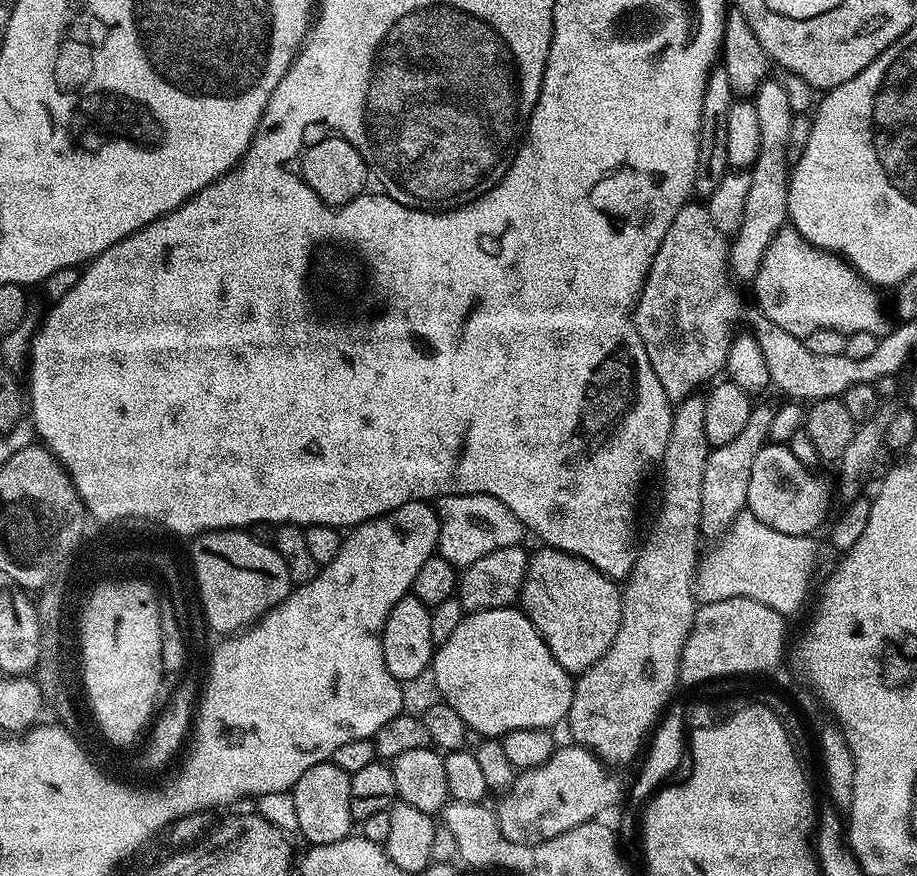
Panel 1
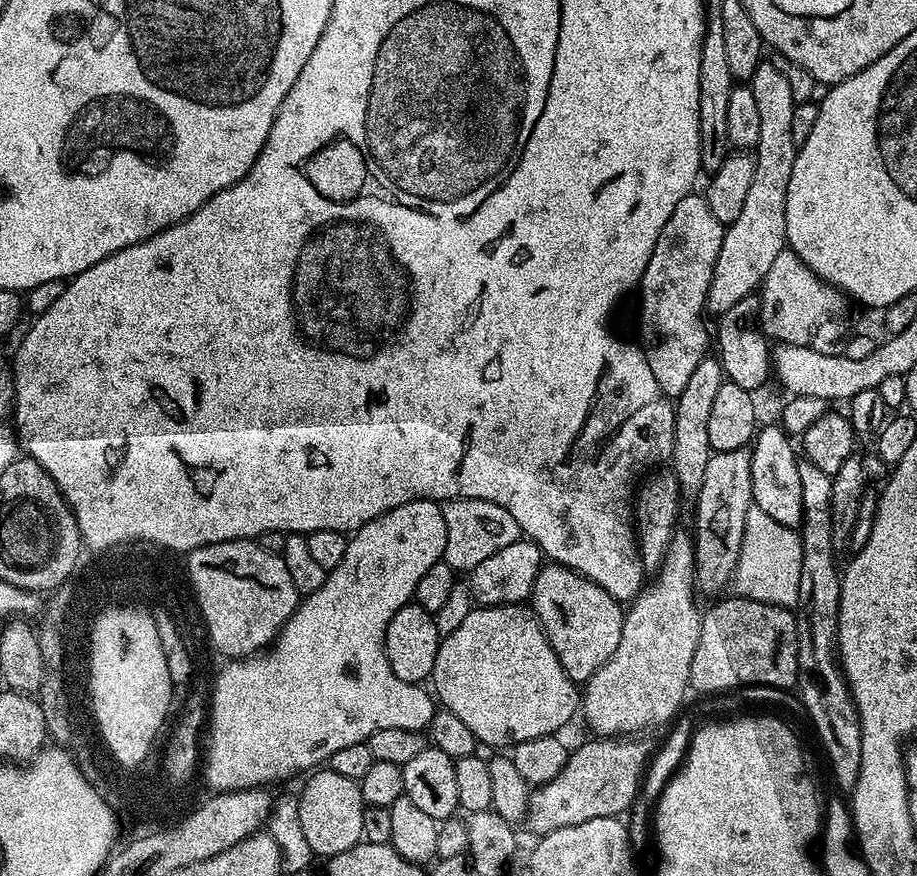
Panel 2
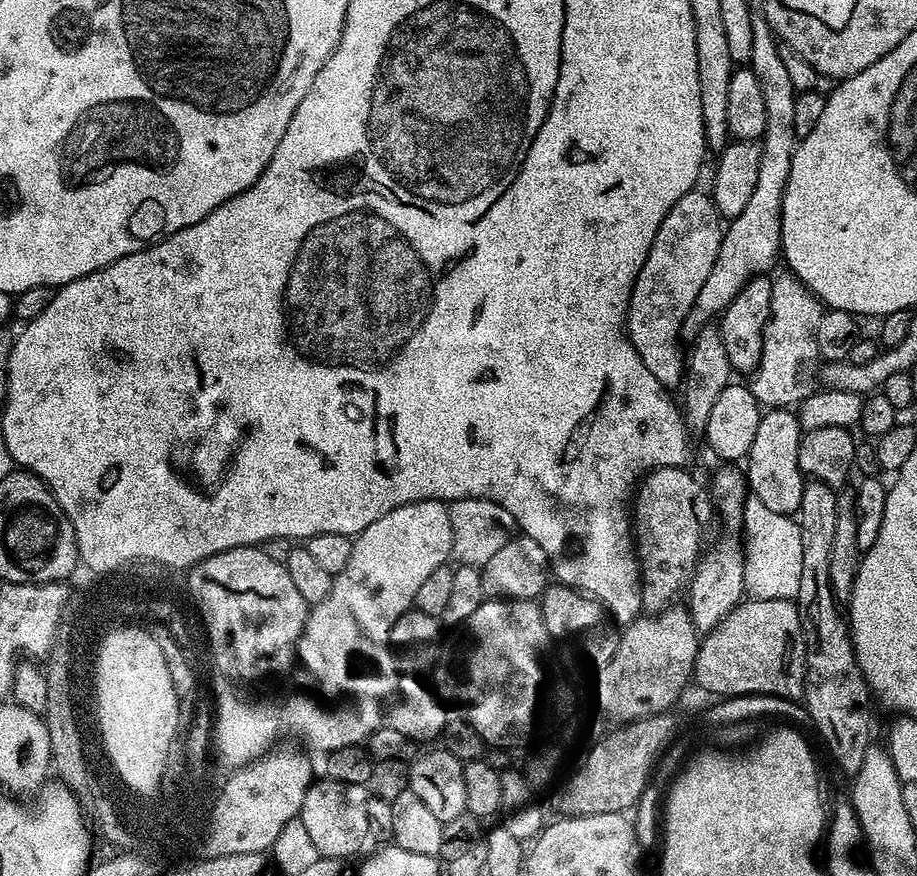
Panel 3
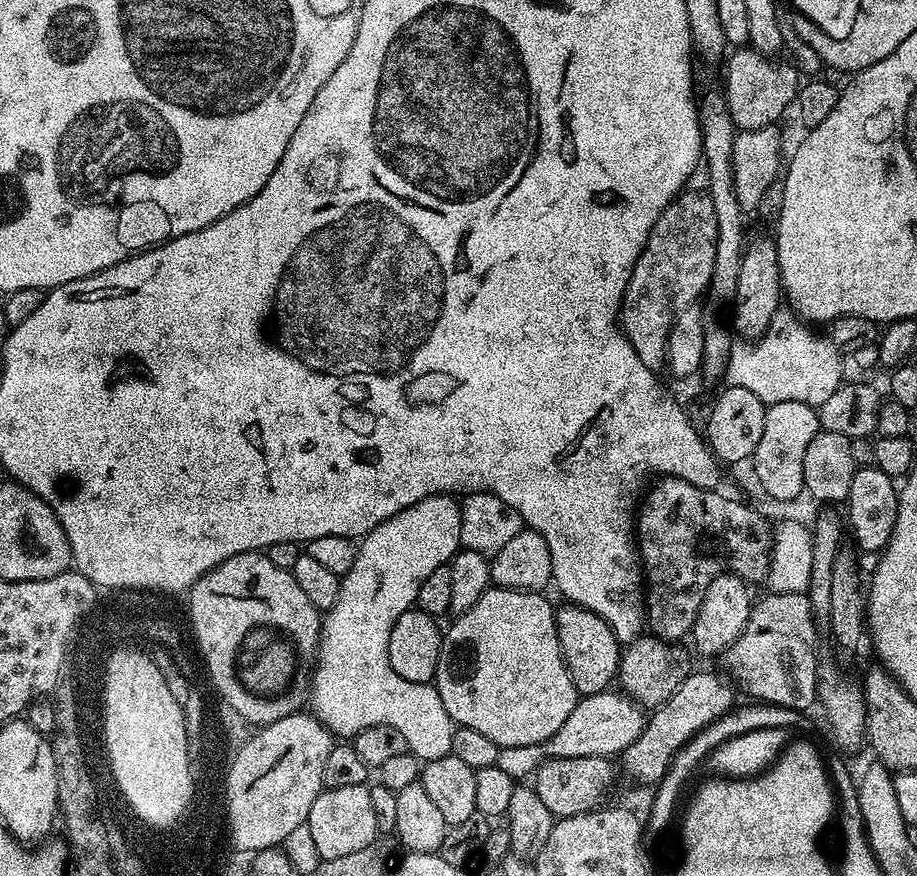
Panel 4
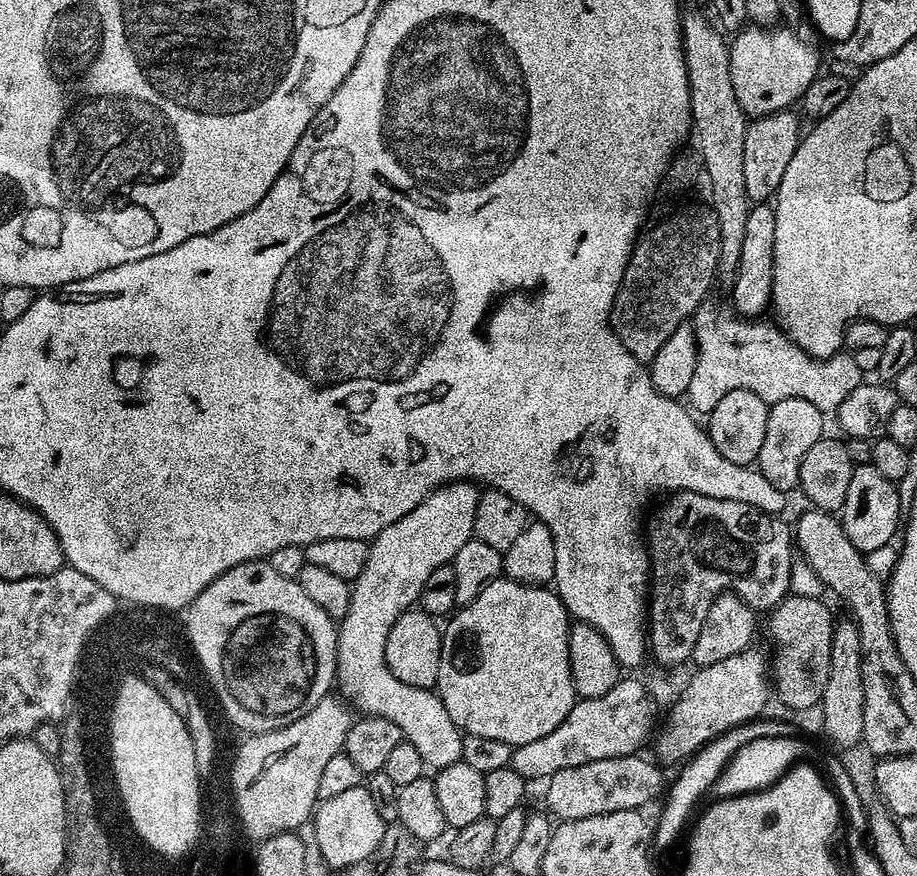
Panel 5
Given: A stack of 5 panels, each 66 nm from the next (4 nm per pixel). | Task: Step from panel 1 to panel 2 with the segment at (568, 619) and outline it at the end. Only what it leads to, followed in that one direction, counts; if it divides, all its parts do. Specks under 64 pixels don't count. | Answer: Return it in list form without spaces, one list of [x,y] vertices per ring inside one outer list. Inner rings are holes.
[[[555,562],[543,565],[534,582],[530,607],[536,619],[544,627],[550,646],[556,651],[562,670],[577,686],[588,683],[595,672],[618,650],[618,638],[622,638],[622,622],[625,609],[621,601],[602,590],[590,578]]]

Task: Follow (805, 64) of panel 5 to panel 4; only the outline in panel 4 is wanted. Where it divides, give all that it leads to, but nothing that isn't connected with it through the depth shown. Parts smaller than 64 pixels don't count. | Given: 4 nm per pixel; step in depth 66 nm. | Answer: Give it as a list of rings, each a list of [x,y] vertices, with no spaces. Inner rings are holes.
[[[740,46],[735,49],[736,52],[727,57],[724,68],[724,101],[730,110],[730,116],[735,127],[741,132],[746,130],[762,130],[763,128],[773,127],[777,123],[776,119],[787,110],[788,104],[793,103],[794,94],[800,91],[802,76],[796,73],[796,68],[792,64],[783,64],[780,58],[763,56],[751,46]]]

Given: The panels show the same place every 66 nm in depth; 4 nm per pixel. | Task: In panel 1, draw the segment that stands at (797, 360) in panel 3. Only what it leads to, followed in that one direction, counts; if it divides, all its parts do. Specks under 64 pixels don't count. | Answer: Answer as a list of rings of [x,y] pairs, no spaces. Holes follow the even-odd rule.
[[[791,226],[781,228],[770,242],[758,266],[754,285],[758,295],[772,296],[767,311],[774,326],[782,326],[782,330],[801,338],[823,328],[833,328],[845,334],[884,334],[890,328],[884,308],[876,297],[877,289],[863,280],[847,260],[823,248],[815,248]]]

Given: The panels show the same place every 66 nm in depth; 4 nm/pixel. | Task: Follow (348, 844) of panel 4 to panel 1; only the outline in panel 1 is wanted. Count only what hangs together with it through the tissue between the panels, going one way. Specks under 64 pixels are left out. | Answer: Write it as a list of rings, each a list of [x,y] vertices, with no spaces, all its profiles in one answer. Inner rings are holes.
[[[331,762],[310,766],[290,791],[294,810],[298,813],[299,835],[305,836],[309,845],[330,844],[353,835],[352,776],[349,772],[338,770],[338,766]]]

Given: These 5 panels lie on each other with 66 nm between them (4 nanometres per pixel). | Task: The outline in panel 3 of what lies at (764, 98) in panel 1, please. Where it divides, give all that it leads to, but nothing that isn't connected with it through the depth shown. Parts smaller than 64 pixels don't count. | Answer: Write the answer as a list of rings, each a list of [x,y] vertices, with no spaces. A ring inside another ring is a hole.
[[[753,11],[752,21],[754,22],[754,50],[750,50],[750,67],[758,78],[762,86],[762,98],[766,98],[766,130],[760,139],[763,150],[761,165],[758,168],[757,185],[754,186],[753,195],[746,202],[746,207],[741,214],[733,217],[724,231],[722,246],[719,247],[718,258],[715,259],[714,266],[711,267],[710,275],[702,284],[694,306],[687,312],[686,318],[681,324],[681,337],[688,342],[699,339],[702,328],[708,322],[721,315],[737,296],[742,286],[755,275],[767,273],[775,260],[778,260],[781,247],[781,202],[785,196],[785,184],[789,181],[790,166],[793,162],[793,154],[796,151],[798,137],[794,130],[794,102],[798,95],[798,87],[792,81],[792,72],[784,65],[784,60],[780,57],[782,53],[781,45],[772,33],[772,28],[766,22],[763,11]]]

